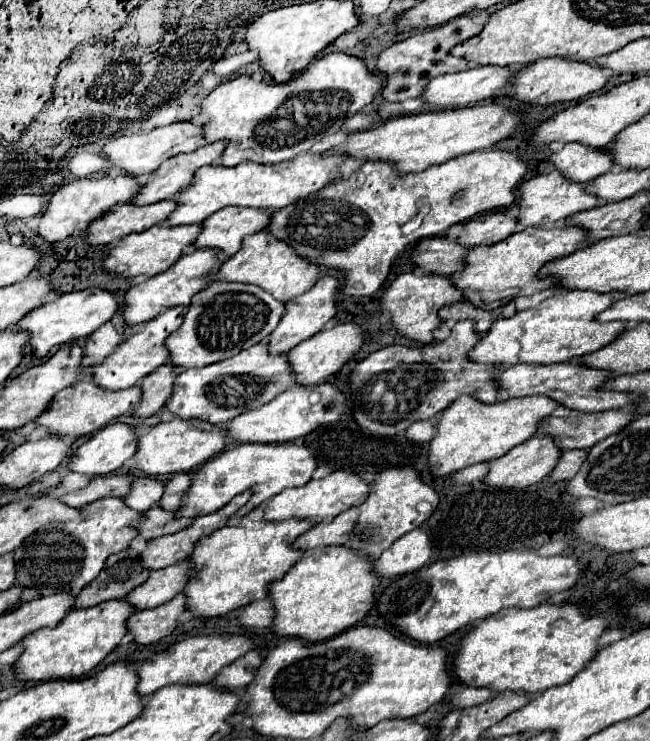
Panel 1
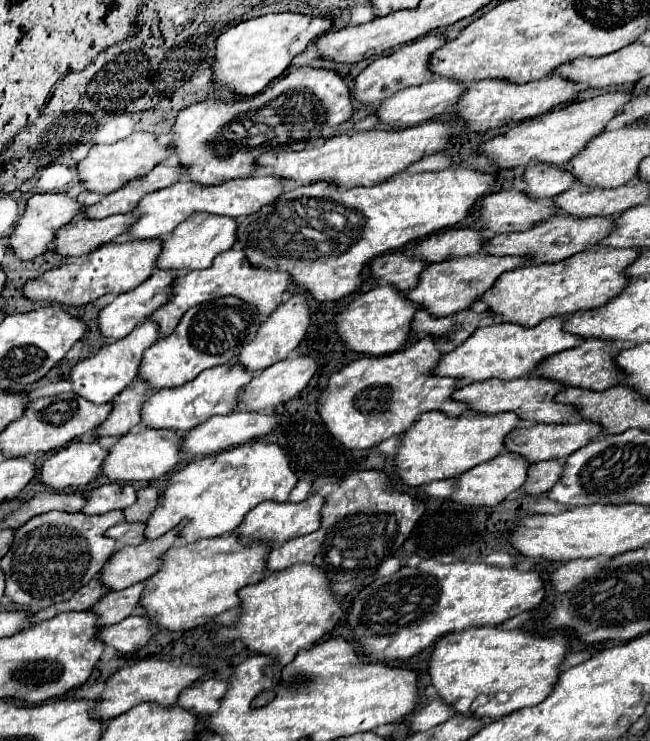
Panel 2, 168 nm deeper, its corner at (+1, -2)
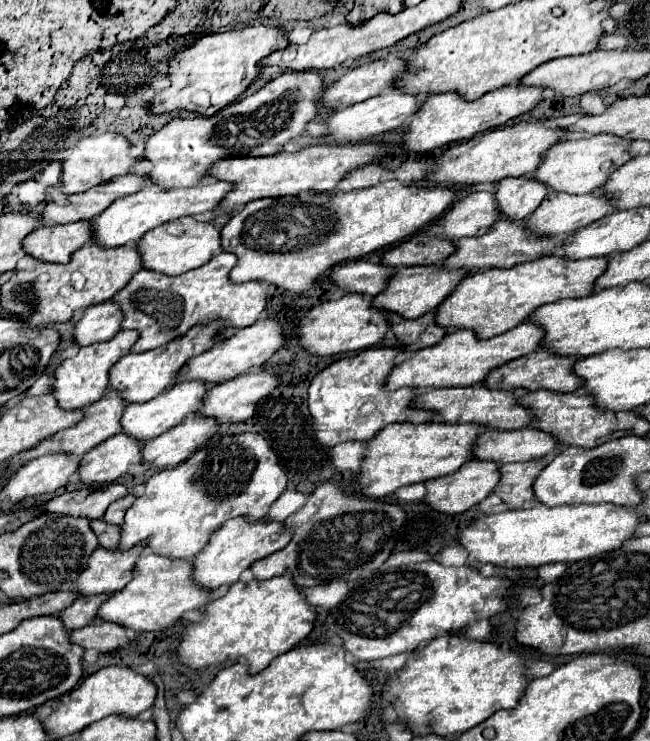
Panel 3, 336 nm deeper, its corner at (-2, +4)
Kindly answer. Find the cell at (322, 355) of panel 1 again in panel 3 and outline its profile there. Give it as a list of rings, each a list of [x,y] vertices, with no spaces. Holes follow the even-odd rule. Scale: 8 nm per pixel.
[[[256,368],[256,370],[248,372],[248,374],[242,374],[242,376],[236,376],[236,378],[228,380],[228,382],[212,386],[204,394],[202,408],[196,414],[202,416],[202,418],[214,418],[218,424],[244,422],[244,420],[248,420],[254,414],[258,400],[268,396],[276,386],[278,386],[278,382],[276,382],[276,378],[270,372],[262,372],[260,368]]]

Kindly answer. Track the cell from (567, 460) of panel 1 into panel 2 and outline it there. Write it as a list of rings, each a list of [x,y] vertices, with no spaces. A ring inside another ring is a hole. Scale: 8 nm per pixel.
[[[549,460],[549,462],[535,462],[531,468],[529,468],[529,478],[527,482],[523,484],[523,490],[527,494],[533,494],[533,496],[539,496],[539,494],[545,494],[549,492],[557,480],[561,478],[561,470],[563,470],[563,462],[561,460]]]

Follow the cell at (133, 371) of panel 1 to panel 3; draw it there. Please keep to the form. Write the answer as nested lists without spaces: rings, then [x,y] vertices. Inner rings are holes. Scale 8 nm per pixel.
[[[120,330],[112,340],[108,342],[96,342],[92,346],[80,348],[80,352],[74,358],[64,360],[54,370],[54,386],[52,394],[56,396],[56,404],[64,410],[80,410],[92,404],[94,400],[100,400],[102,394],[108,390],[108,370],[112,364],[116,364],[124,354],[128,354],[128,348],[138,340],[138,332],[134,330]]]

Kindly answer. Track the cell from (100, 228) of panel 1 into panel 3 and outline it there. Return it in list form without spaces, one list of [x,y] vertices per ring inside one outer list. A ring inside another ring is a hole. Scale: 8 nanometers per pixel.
[[[80,220],[60,226],[40,226],[22,240],[22,248],[28,256],[36,260],[64,264],[70,260],[72,252],[76,252],[90,240],[92,224]]]

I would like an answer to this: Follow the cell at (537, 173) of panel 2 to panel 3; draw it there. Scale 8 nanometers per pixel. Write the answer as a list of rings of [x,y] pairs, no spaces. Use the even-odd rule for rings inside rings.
[[[528,176],[504,178],[496,184],[494,200],[498,204],[500,218],[520,222],[540,206],[546,194],[548,188]]]

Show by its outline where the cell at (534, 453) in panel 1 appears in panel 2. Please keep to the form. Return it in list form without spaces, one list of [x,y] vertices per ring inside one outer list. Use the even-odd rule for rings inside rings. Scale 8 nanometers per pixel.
[[[499,454],[491,462],[479,464],[457,476],[457,492],[451,498],[463,506],[497,506],[525,484],[529,466],[531,464],[525,464],[525,458],[517,458],[517,454]]]

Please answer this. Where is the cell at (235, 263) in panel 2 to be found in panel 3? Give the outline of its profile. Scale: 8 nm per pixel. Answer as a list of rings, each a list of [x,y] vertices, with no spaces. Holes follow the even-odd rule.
[[[228,252],[216,254],[210,262],[204,266],[190,270],[180,276],[164,276],[160,272],[152,270],[140,270],[132,276],[132,280],[114,294],[112,302],[118,304],[118,308],[124,314],[120,328],[130,328],[140,334],[138,342],[130,348],[130,352],[148,352],[154,348],[160,348],[168,344],[170,340],[176,340],[176,336],[184,336],[188,328],[194,328],[194,324],[208,324],[208,320],[224,320],[224,326],[228,328],[244,328],[256,322],[258,314],[266,308],[266,286],[262,282],[244,282],[244,284],[232,284],[228,274],[232,266],[236,264],[236,256]]]

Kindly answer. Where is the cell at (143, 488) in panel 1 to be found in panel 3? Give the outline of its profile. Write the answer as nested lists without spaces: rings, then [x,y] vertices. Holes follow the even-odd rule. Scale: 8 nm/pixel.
[[[110,484],[94,492],[90,492],[90,488],[74,490],[74,492],[54,496],[50,502],[44,504],[42,512],[64,514],[64,516],[88,516],[88,520],[96,520],[104,516],[106,508],[112,502],[124,498],[124,494],[128,492],[122,484]]]

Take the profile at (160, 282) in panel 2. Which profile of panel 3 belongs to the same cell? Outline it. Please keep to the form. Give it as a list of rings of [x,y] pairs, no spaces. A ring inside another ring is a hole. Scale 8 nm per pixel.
[[[112,300],[86,308],[82,318],[76,320],[72,340],[78,346],[90,346],[94,342],[110,340],[120,330],[120,314],[120,308]]]

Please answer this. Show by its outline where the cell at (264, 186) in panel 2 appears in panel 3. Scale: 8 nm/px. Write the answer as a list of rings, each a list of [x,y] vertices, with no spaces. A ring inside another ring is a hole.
[[[206,180],[192,188],[160,188],[154,184],[144,184],[140,192],[118,198],[96,220],[92,220],[92,232],[94,232],[92,242],[102,248],[134,246],[136,240],[140,240],[140,236],[148,232],[148,228],[156,228],[160,224],[166,224],[168,220],[176,220],[182,216],[192,216],[212,210],[214,206],[220,204],[220,200],[226,196],[230,188],[232,184],[220,180]]]

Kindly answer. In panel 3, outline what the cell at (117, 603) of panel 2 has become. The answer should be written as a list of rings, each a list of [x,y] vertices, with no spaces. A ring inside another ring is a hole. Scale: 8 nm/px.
[[[96,594],[96,596],[80,596],[76,598],[68,608],[64,608],[62,612],[58,612],[56,616],[62,620],[64,628],[68,630],[76,630],[76,628],[84,628],[84,624],[92,624],[92,620],[96,618],[96,612],[100,608],[100,604],[106,600],[106,594]]]

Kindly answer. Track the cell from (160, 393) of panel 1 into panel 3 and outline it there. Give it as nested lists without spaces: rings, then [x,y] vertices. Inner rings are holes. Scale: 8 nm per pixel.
[[[108,390],[104,392],[102,400],[96,400],[94,404],[84,408],[84,420],[80,420],[80,424],[74,424],[72,428],[66,428],[64,432],[50,436],[48,440],[60,440],[62,446],[58,452],[74,454],[76,458],[80,458],[106,438],[122,432],[120,416],[124,408],[126,404],[120,392]]]

